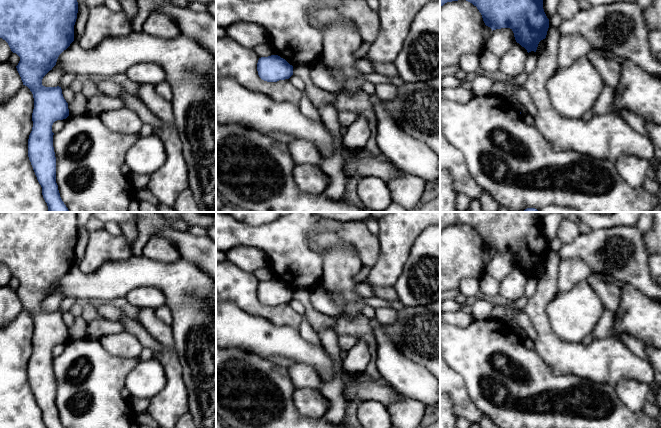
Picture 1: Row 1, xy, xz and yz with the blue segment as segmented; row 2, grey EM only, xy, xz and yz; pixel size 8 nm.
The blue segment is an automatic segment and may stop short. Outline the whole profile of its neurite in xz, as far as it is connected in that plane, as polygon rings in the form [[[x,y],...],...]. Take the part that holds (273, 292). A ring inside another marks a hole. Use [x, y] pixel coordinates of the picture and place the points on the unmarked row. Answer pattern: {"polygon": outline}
{"polygon": [[[278,279],[261,281],[257,287],[259,301],[267,306],[289,303],[293,299],[293,290]]]}

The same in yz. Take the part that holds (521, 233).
{"polygon": [[[440,212],[440,231],[447,226],[466,224],[477,231],[486,250],[493,254],[510,252],[517,267],[527,276],[536,276],[538,268],[546,262],[549,243],[543,233],[542,218],[537,212]]]}

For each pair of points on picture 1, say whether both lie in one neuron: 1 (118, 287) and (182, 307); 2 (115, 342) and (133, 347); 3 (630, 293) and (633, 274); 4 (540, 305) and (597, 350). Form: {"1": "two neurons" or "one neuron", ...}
{"1": "one neuron", "2": "one neuron", "3": "two neurons", "4": "one neuron"}

